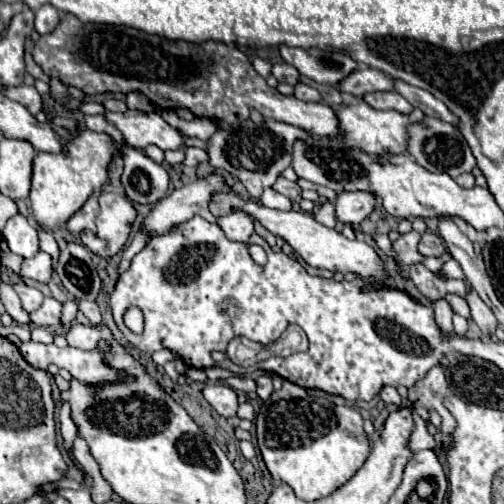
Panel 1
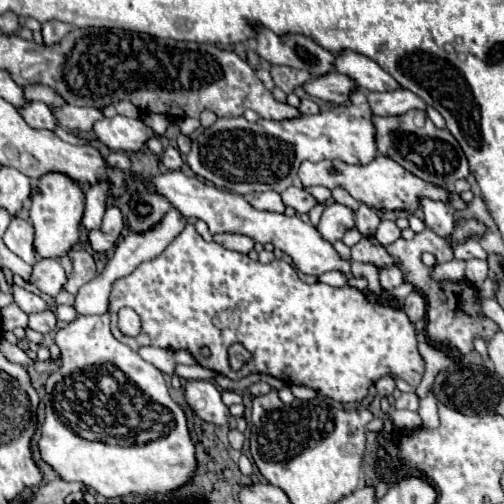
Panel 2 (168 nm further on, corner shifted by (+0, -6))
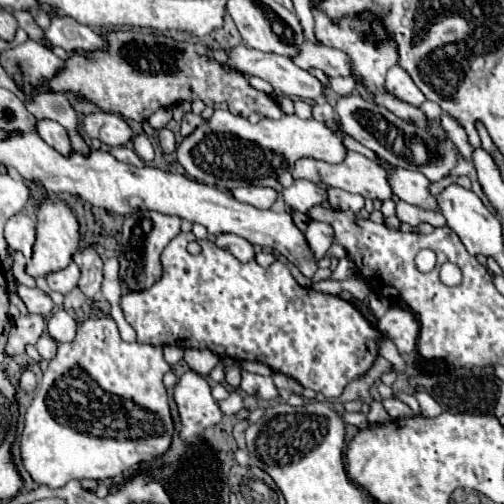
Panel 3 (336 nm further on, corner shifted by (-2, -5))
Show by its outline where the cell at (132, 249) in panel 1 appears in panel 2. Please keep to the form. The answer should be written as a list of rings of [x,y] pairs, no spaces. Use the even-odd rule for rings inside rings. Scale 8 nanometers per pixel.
[[[102,314],[102,316],[78,316],[76,320],[72,320],[70,324],[66,324],[62,330],[58,330],[56,334],[56,344],[62,352],[62,362],[58,366],[56,372],[52,372],[44,384],[44,422],[42,422],[42,432],[38,438],[38,450],[40,450],[40,458],[56,472],[58,478],[62,478],[64,482],[82,482],[84,486],[96,490],[98,494],[106,496],[106,498],[114,498],[114,496],[126,496],[126,494],[152,494],[152,492],[168,492],[174,490],[182,484],[186,484],[194,472],[196,472],[196,458],[194,458],[194,444],[190,440],[188,428],[186,428],[186,418],[182,408],[170,398],[168,394],[168,386],[164,380],[164,374],[150,362],[142,360],[132,348],[128,348],[126,344],[118,342],[112,332],[110,332],[110,314]]]

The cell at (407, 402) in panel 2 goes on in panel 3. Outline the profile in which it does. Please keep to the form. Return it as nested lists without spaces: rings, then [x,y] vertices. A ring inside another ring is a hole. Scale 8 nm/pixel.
[[[384,399],[384,407],[390,413],[392,419],[402,419],[402,417],[412,417],[414,411],[400,399]]]

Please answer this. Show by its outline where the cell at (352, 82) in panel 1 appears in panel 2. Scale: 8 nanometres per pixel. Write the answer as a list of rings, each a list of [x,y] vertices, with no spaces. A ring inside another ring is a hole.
[[[326,72],[304,82],[302,88],[306,90],[306,94],[316,96],[324,102],[342,104],[348,100],[348,94],[352,92],[352,88],[356,88],[356,84],[352,84],[352,80],[344,80],[344,76],[340,76],[338,72]]]

